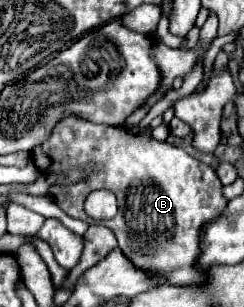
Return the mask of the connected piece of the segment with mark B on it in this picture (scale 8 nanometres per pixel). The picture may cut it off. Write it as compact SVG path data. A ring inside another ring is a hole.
M66 117L54 127L52 137L32 151L34 165L40 171L58 173L64 167L96 163L96 171L76 185L52 185L48 197L70 217L92 225L84 213L84 199L94 189L108 189L118 199L118 215L110 221L100 221L108 227L120 245L120 251L146 273L164 277L168 285L202 285L206 267L198 263L200 231L206 221L218 217L228 199L222 195L222 183L216 171L190 157L184 149L150 139L150 129L142 135L124 127L96 125L78 117Z

